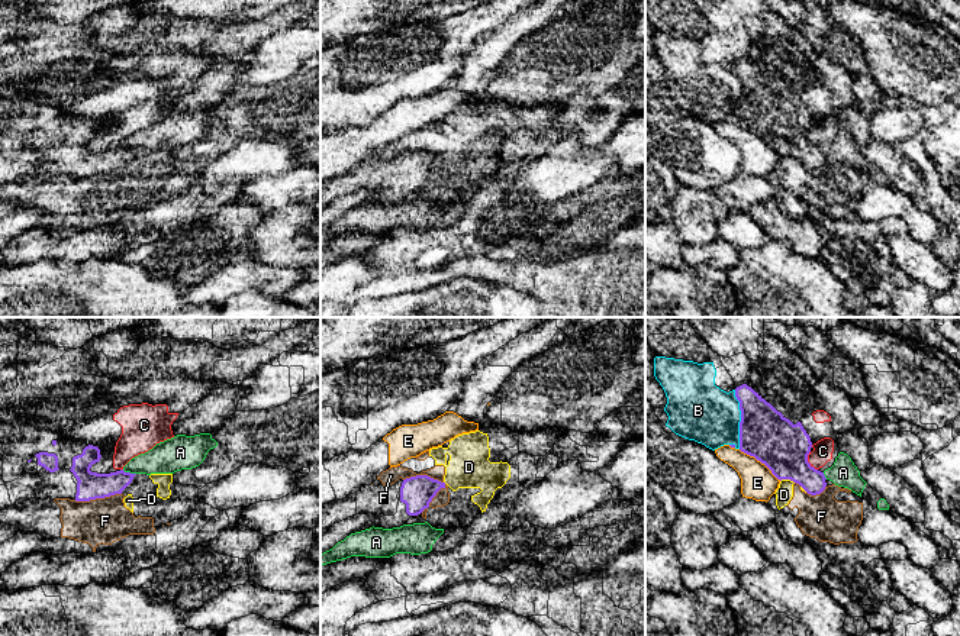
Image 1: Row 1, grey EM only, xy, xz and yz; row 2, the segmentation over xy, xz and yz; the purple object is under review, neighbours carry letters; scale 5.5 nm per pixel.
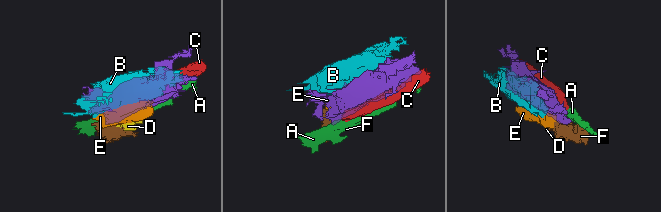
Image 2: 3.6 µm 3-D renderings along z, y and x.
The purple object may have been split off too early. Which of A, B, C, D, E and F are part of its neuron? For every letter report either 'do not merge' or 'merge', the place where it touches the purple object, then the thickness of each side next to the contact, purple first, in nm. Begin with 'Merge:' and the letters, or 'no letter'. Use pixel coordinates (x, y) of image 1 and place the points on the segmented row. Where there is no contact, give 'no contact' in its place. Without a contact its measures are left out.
Merge: no letter
A: do not merge | xy (129, 473) | 150/190 nm
B: do not merge | yz (741, 419) | 280/340 nm
C: do not merge | yz (807, 461) | 280/110 nm
D: do not merge | yz (788, 478) | 280/100 nm
E: do not merge | yz (760, 461) | 280/190 nm
F: do not merge | xz (440, 488) | 180/80 nm

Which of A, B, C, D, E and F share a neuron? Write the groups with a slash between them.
A / B / C / D F / E

